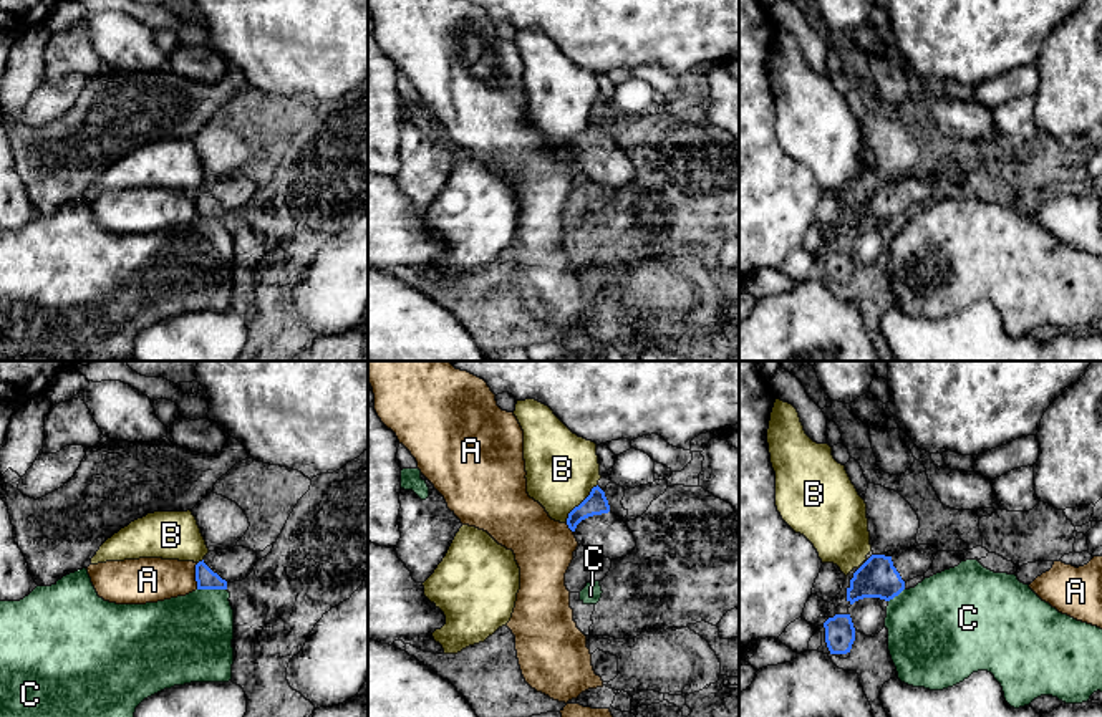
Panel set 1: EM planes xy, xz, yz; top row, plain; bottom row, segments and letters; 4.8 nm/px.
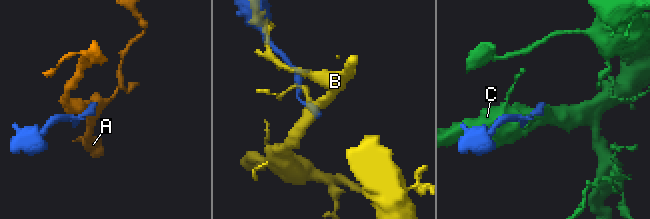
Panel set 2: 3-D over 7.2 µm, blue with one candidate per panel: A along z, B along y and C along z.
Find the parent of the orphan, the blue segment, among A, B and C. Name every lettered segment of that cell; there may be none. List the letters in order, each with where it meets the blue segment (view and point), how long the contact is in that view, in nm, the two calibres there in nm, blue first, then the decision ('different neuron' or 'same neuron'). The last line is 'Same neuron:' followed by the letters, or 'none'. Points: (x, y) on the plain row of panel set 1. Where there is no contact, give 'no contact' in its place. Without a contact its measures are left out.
A: xy (196, 206) | 130 nm | 100/220 nm | different neuron
B: xz (580, 133) | 240 nm | 110/340 nm | different neuron
C: xy (212, 217) | 140 nm | 100/380 nm | different neuron
Same neuron: none

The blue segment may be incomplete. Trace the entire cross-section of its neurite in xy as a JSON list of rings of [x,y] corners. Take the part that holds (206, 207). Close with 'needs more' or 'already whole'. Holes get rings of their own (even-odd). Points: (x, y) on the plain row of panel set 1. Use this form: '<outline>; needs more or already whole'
[[[244,176],[209,180],[196,194],[197,219],[227,219],[229,212],[245,209],[257,190],[257,182]]]; needs more

